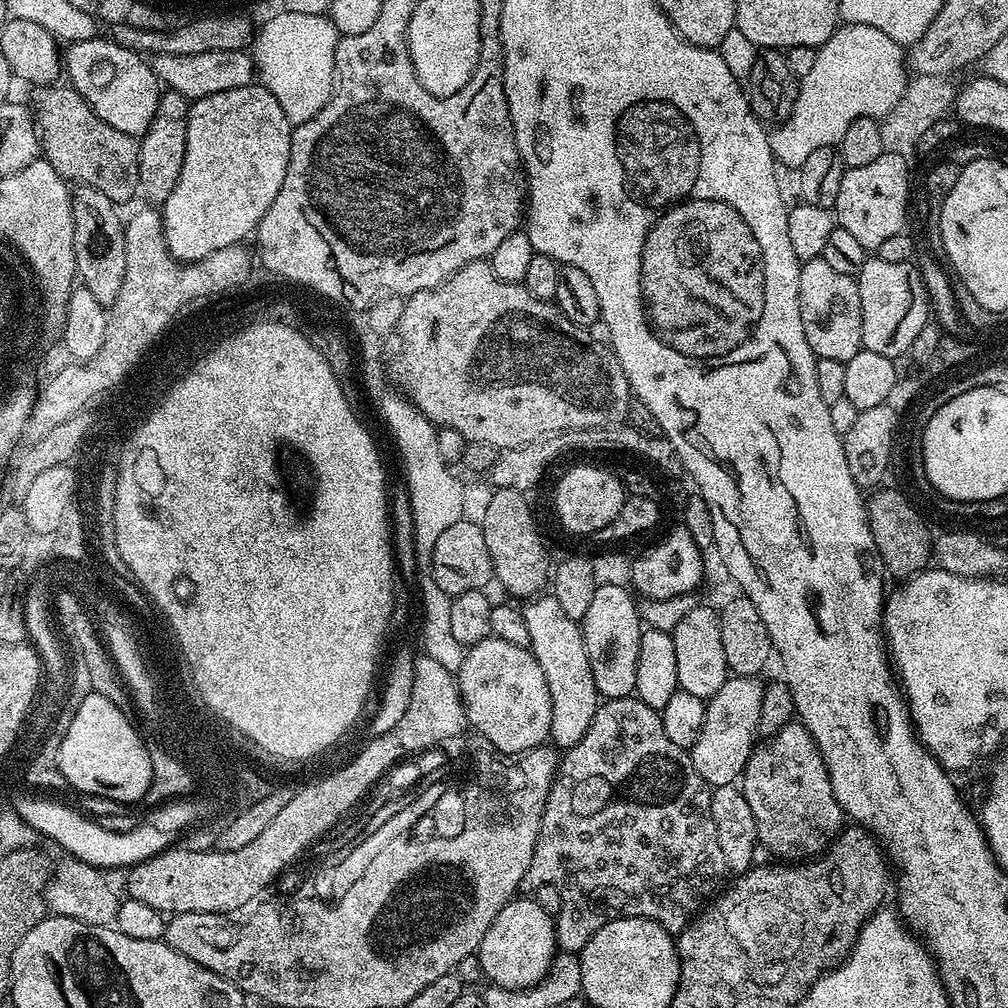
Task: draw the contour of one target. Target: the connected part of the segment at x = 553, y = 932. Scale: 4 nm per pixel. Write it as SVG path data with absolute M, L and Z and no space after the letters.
M534 898L520 899L512 899L500 911L480 943L480 968L493 985L502 988L534 987L551 970L552 960L558 953L558 924L552 921L553 913L542 910Z

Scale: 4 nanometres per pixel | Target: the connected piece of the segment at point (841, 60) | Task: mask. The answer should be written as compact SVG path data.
M844 24L837 27L836 33L828 41L816 49L814 70L799 81L794 110L790 118L783 124L771 129L768 141L777 165L784 164L792 170L798 170L814 154L814 150L822 150L839 145L842 134L850 127L850 122L869 116L871 120L887 118L898 106L910 81L910 72L905 64L906 52L901 44L894 42L890 34L882 34L882 30L874 30L874 26L861 24Z

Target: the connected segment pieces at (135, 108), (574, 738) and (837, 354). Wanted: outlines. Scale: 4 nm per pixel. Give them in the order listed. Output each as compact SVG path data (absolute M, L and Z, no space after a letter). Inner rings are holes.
M111 38L69 43L62 56L62 68L67 83L80 93L94 114L122 134L142 137L148 133L150 122L158 110L162 85L151 70L149 61L131 48L123 48Z
M540 594L523 605L524 621L528 631L528 643L542 674L546 674L546 686L550 690L550 730L548 735L557 749L572 748L590 730L594 714L602 703L600 692L594 682L592 660L584 641L583 627L562 610L562 606L551 594Z
M823 258L805 260L800 265L800 309L802 326L810 350L818 358L849 360L862 347L862 306L858 298L858 286L853 277L833 270Z

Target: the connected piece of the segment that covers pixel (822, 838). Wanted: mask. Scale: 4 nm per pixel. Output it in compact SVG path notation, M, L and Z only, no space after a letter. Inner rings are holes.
M799 722L782 726L763 743L753 747L752 756L748 759L742 777L742 791L746 802L750 802L751 813L754 814L757 841L763 847L765 844L781 861L811 861L821 852L827 852L828 845L840 835L846 824L842 806L838 798L834 798L834 786L830 786L826 762L812 735Z

